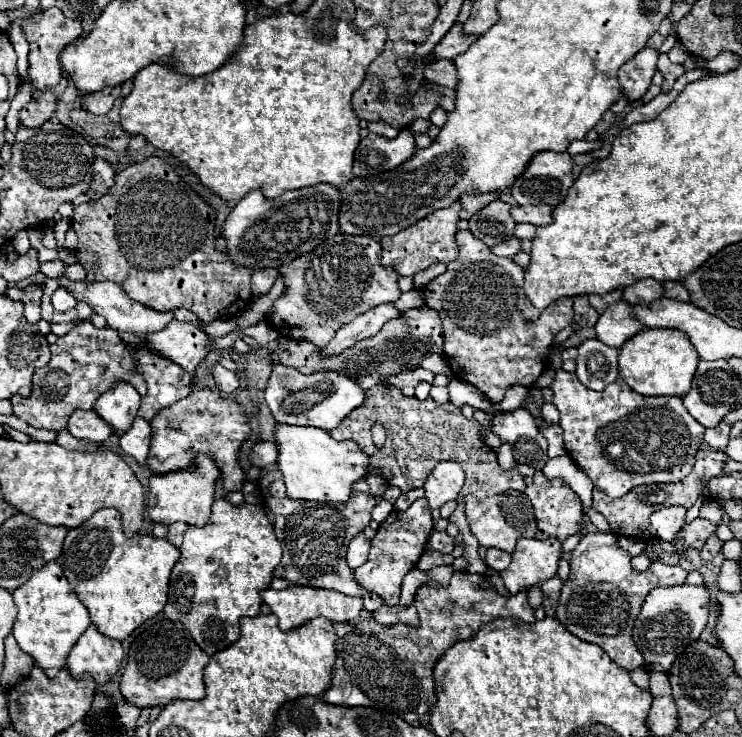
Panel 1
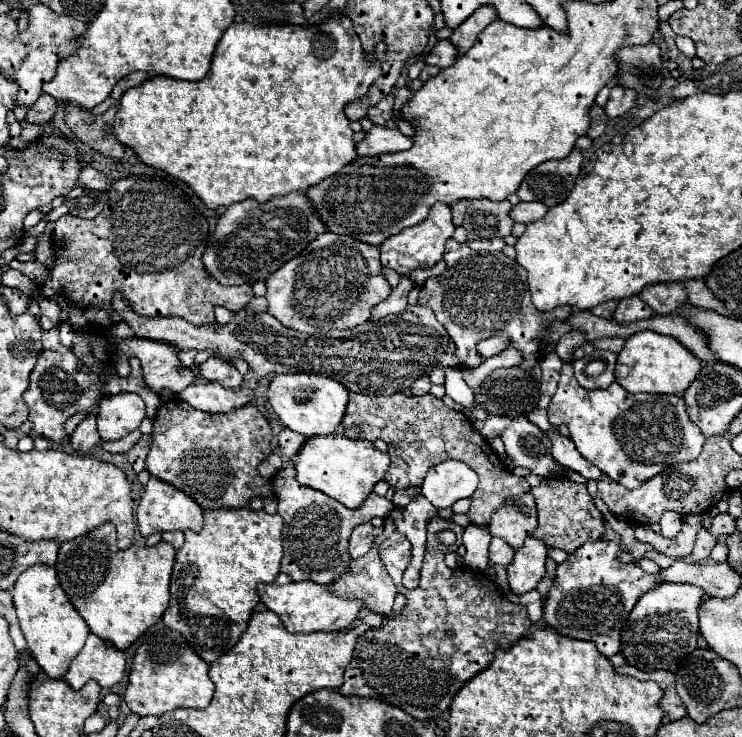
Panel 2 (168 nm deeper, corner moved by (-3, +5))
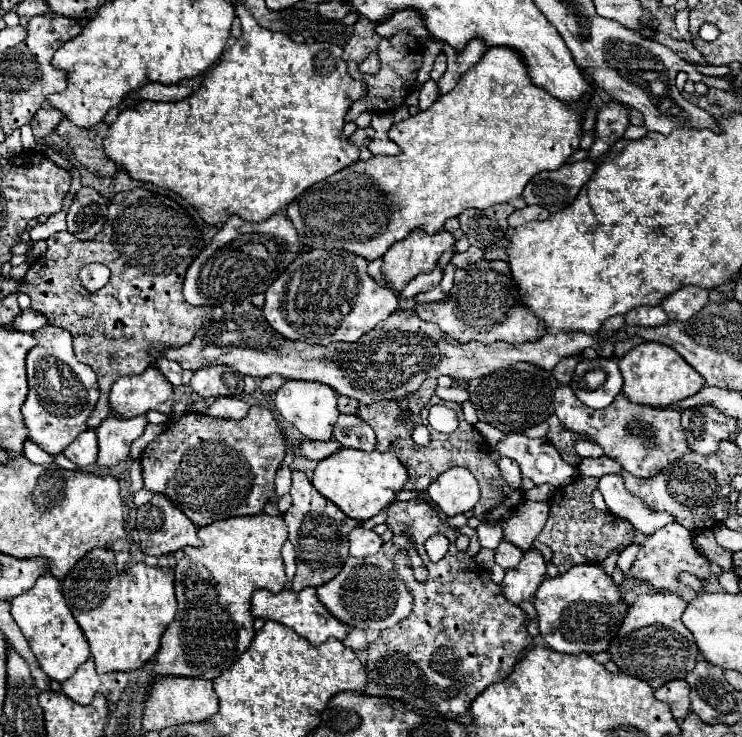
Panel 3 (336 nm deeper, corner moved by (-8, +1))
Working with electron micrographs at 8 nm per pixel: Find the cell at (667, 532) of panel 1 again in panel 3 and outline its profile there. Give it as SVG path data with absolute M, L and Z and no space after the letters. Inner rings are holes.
M670 523L668 527L662 527L660 531L648 535L644 539L644 543L640 545L640 551L636 555L636 561L632 563L630 575L634 579L640 579L640 581L652 585L656 591L674 593L674 595L678 595L680 599L684 599L688 603L698 595L698 591L694 591L692 587L684 585L678 579L678 575L682 571L696 575L704 583L710 577L710 561L704 555L700 555L698 549L692 545L692 535L686 527L682 527L680 523Z

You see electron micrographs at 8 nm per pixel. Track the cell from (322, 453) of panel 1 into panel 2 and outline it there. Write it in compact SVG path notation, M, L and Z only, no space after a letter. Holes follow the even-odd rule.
M315 435L307 439L295 455L297 481L305 487L317 489L349 509L355 509L373 491L373 485L383 479L391 459L387 453L373 449L371 441L349 439L345 435Z

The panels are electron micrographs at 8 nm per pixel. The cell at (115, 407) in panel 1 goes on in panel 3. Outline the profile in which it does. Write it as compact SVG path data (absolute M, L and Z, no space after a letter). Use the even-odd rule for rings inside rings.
M110 415L104 423L96 429L98 435L98 469L108 469L128 459L130 445L144 433L148 421L146 417L134 419L116 419Z

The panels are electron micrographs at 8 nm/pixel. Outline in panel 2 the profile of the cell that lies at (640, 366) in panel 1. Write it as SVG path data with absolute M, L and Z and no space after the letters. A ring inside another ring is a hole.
M641 331L631 335L625 341L625 347L617 359L617 381L629 393L683 393L701 369L701 361L683 347L677 339L655 333L655 331Z

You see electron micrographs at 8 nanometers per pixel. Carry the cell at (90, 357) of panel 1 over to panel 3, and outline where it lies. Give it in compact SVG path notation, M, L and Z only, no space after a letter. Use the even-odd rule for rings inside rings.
M46 325L42 329L38 329L36 333L36 349L28 351L26 357L26 371L28 371L28 397L22 409L24 415L24 423L28 427L28 435L34 437L34 441L48 453L56 455L62 453L82 431L88 429L88 425L84 425L84 421L90 417L90 411L96 405L96 377L86 377L86 373L82 371L82 367L88 367L84 363L80 363L72 351L72 341L70 341L70 333L60 329L60 327L52 327Z

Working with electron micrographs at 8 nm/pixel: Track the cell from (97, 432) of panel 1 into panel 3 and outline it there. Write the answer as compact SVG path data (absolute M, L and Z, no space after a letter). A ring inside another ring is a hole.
M88 429L84 431L84 435L78 435L74 443L62 451L62 455L66 455L78 467L88 467L96 461L96 447L98 447L96 433L94 429Z

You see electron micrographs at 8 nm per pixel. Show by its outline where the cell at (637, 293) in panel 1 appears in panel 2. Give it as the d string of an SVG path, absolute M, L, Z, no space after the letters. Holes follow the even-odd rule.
M653 283L643 287L639 297L655 311L655 313L673 313L679 305L687 301L687 291L683 291L681 283Z

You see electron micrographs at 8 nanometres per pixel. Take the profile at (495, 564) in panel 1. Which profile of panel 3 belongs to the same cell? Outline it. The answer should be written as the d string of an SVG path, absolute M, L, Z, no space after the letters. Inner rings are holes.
M502 541L496 549L496 563L502 567L502 569L512 569L520 563L524 551L518 549L516 545L508 543L508 541Z

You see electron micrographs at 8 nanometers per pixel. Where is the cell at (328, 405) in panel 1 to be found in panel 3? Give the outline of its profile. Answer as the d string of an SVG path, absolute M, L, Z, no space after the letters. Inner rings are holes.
M286 381L284 387L276 391L274 405L288 423L292 423L304 437L312 441L328 441L332 437L332 427L340 415L336 411L336 393L316 381Z

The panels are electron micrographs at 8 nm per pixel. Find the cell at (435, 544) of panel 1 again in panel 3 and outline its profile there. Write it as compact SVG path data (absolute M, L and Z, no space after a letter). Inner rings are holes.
M420 499L394 501L388 509L386 527L394 535L402 533L414 541L416 551L428 569L428 579L418 583L408 569L396 569L414 595L414 609L410 617L400 621L400 625L382 631L376 643L368 647L366 693L410 705L426 701L440 707L442 713L466 713L486 687L506 679L514 671L514 665L530 647L532 637L524 625L526 615L520 607L508 603L508 599L500 595L500 585L472 559L482 549L476 529L468 525L460 529L446 525L430 503ZM436 533L450 541L450 549L442 561L432 563L424 551L424 541ZM462 533L470 537L466 553L458 551L454 545L456 537Z

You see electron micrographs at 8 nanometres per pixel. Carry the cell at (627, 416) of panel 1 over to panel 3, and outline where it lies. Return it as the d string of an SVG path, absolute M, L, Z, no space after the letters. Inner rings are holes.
M560 385L556 389L554 407L556 417L564 423L564 427L588 435L604 449L606 457L618 461L624 471L632 473L634 477L652 477L668 463L690 451L684 439L684 429L680 427L680 411L674 409L652 409L646 405L636 405L624 395L618 395L612 407L606 407L604 411L592 411L572 395L570 385Z

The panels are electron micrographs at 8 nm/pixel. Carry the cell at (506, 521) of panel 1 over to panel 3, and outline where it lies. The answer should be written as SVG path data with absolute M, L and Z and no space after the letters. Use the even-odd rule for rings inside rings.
M522 501L504 525L504 539L520 547L522 551L528 551L532 541L542 531L548 513L550 505L546 501Z

